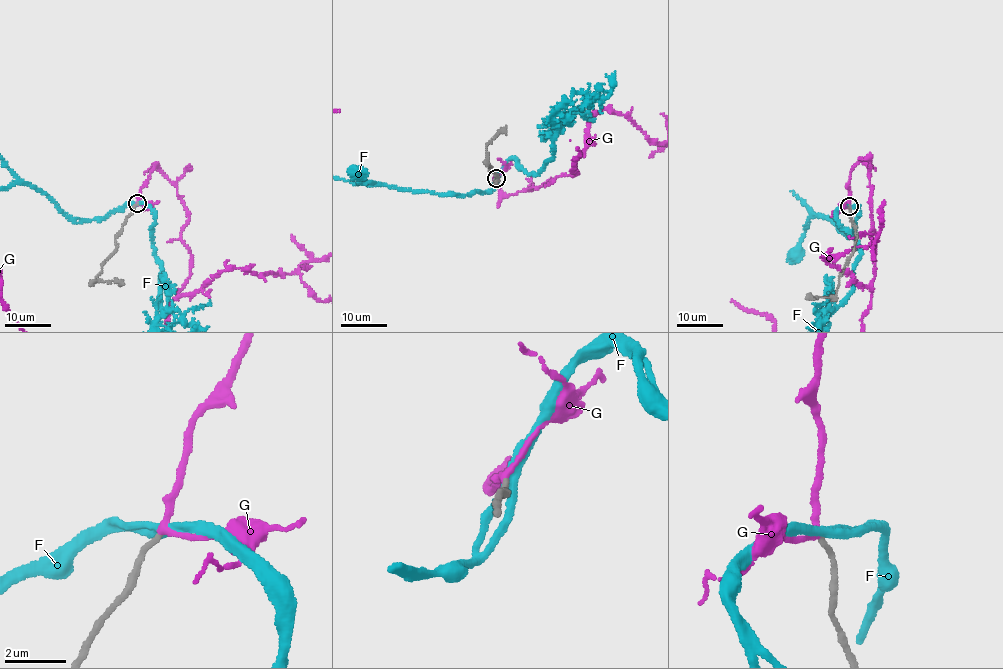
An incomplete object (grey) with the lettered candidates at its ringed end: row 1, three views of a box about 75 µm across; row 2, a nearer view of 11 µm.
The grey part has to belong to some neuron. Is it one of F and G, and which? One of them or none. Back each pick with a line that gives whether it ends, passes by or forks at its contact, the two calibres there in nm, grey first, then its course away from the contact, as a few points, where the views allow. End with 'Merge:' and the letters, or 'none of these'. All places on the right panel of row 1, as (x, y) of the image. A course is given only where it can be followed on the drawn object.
G: It passes by. Thickness 160 nm (grey) against 170 nm
Merge: G

